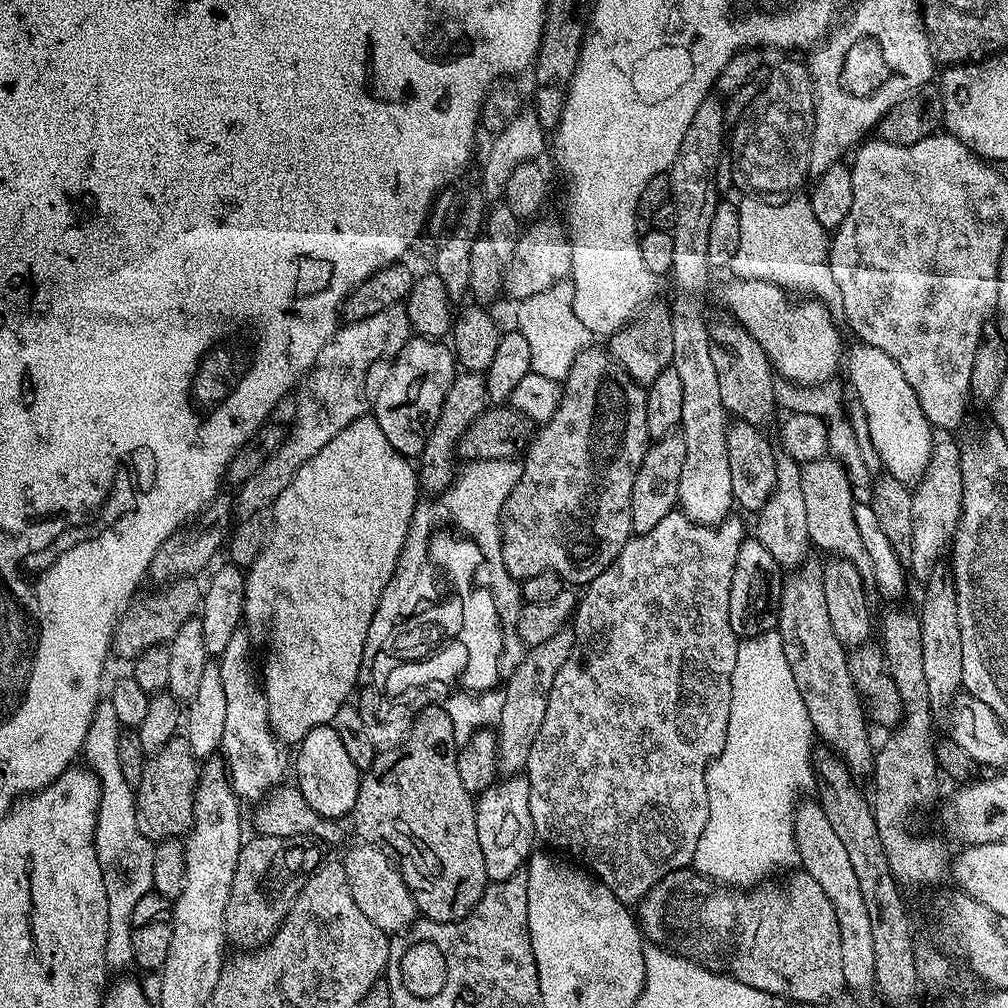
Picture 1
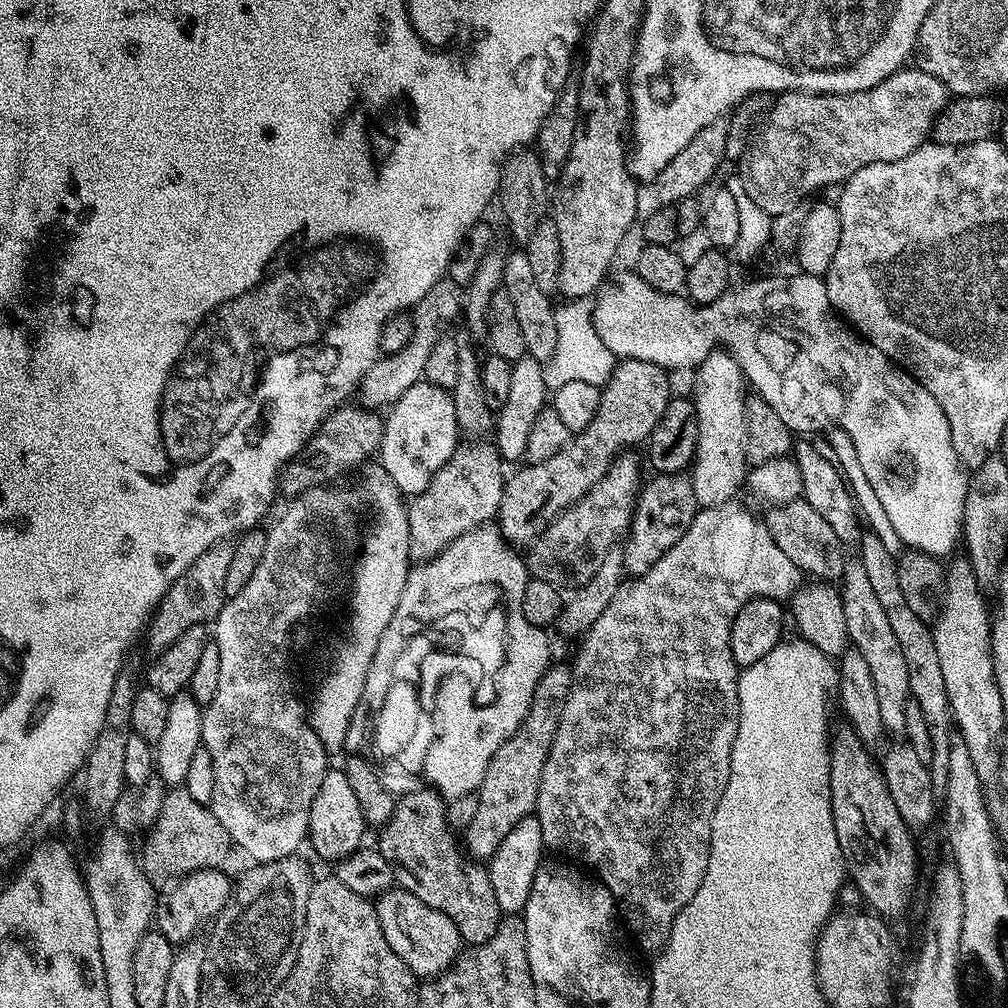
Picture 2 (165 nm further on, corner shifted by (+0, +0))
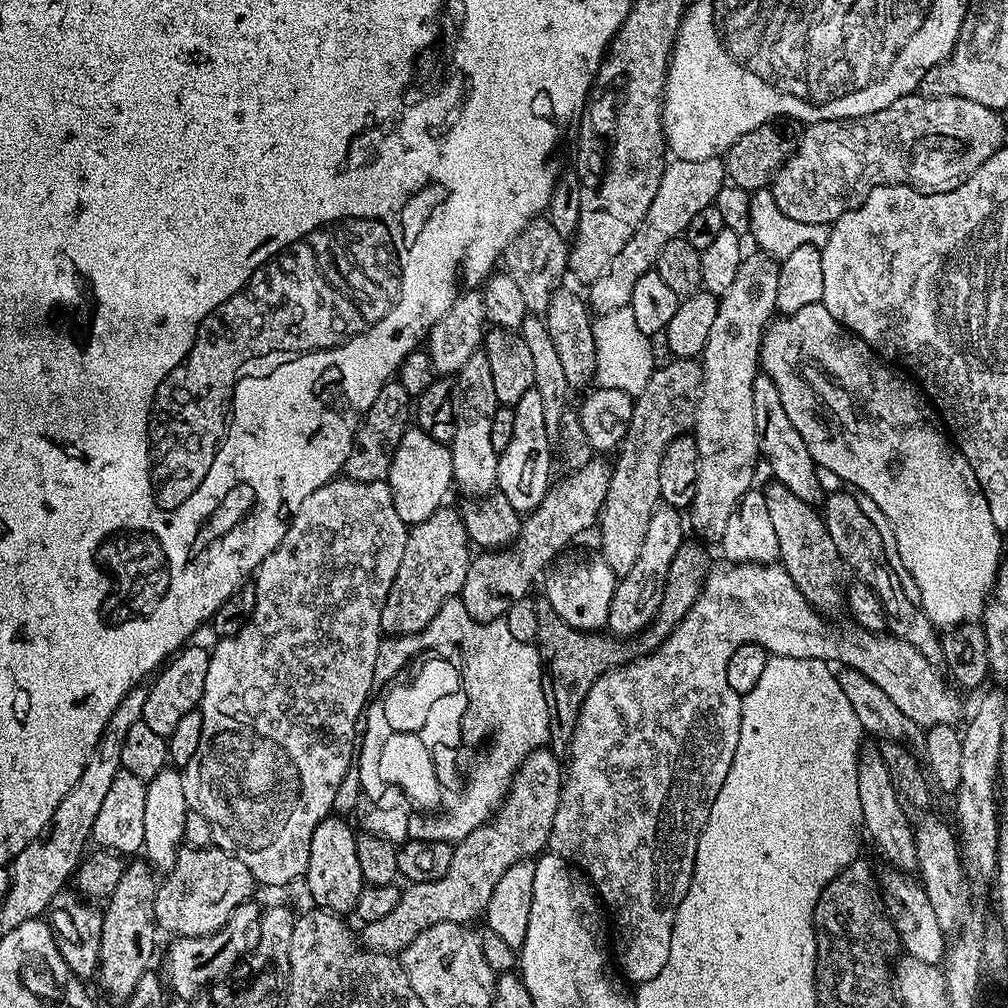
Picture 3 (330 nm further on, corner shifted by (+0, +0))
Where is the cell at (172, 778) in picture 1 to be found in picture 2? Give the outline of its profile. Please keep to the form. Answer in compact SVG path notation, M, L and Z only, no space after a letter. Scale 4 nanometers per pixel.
M182 786L165 791L162 810L158 810L158 818L147 829L145 836L148 837L144 840L144 856L142 854L139 857L139 863L156 890L163 889L169 882L175 882L191 872L203 868L220 868L230 849L228 831L222 822L218 822L211 807L194 802L194 798L190 798Z

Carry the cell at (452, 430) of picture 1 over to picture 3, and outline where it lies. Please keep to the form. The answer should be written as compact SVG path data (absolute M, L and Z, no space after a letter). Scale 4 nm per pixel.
M441 506L426 522L411 525L406 550L402 553L402 562L398 566L398 574L394 574L394 582L390 586L390 594L386 594L386 602L382 606L381 633L385 637L409 636L415 632L421 632L442 610L447 600L459 597L462 586L466 582L468 566L472 562L473 553L468 552L470 541L468 531L464 529L464 522L459 511Z

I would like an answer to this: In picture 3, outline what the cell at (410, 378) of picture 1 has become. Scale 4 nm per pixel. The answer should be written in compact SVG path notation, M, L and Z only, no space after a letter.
M409 426L406 434L402 434L402 442L398 442L398 450L394 450L394 462L388 471L386 481L392 491L394 498L394 510L398 510L398 518L409 526L426 522L430 514L434 514L445 503L448 491L453 491L454 481L452 479L452 450L449 445L430 438L430 434L423 432L419 426Z

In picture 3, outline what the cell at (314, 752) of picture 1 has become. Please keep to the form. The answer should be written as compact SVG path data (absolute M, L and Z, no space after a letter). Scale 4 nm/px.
M330 814L314 830L314 838L310 842L310 862L306 873L308 892L312 895L312 904L337 914L348 914L353 911L360 897L360 892L366 887L362 878L362 866L358 866L358 850L356 849L357 833L347 824L348 820L339 815Z

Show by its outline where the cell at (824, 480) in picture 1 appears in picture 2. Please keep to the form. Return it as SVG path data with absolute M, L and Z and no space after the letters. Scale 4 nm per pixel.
M858 562L845 563L844 575L838 587L842 606L846 610L848 639L855 651L860 652L870 666L885 733L903 733L906 726L907 704L912 700L910 673L906 671L906 657L902 654L902 646L898 646L898 638L890 626L890 618L886 618L886 610L882 610L882 605L874 594L874 586L870 586L866 566Z

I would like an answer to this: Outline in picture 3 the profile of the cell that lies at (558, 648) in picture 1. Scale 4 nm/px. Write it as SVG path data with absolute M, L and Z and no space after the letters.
M547 747L531 752L517 767L508 795L492 819L466 834L466 838L453 847L450 870L434 882L408 884L401 891L398 906L394 906L386 918L363 925L363 947L369 952L399 954L422 934L422 930L438 922L467 925L475 916L483 917L490 894L494 894L494 886L498 886L498 878L518 862L532 860L548 848L564 778L562 760L557 753Z

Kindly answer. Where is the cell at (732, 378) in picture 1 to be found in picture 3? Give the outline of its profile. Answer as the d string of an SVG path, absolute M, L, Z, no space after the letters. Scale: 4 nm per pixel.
M775 482L764 492L763 511L770 514L774 522L774 534L778 534L779 563L794 578L798 590L807 598L809 604L825 617L832 618L835 612L844 612L846 592L840 589L840 568L842 561L830 538L828 522L813 505L802 502L798 494L790 494L786 486Z

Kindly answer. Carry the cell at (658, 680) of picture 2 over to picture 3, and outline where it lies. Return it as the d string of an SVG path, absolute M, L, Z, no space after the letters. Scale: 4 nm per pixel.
M724 562L721 565L721 568L713 567L709 571L708 577L704 580L704 589L698 594L698 602L694 602L694 606L690 606L690 610L682 618L682 622L678 622L674 631L666 639L655 645L656 649L653 652L648 652L645 656L638 657L637 660L635 658L629 659L618 667L611 668L606 674L602 674L598 678L598 682L594 682L594 686L590 688L590 694L586 694L578 714L578 726L574 730L572 742L566 753L566 775L560 791L558 814L554 814L554 826L550 830L550 838L548 839L548 848L554 854L558 854L570 861L571 864L576 865L592 881L603 907L610 917L611 927L612 924L616 927L614 940L615 943L617 940L620 945L617 948L615 945L614 948L615 963L618 965L623 979L636 986L650 982L650 978L662 974L662 966L666 966L666 958L670 958L670 934L674 930L674 918L678 906L682 902L682 898L686 898L686 890L690 890L694 858L698 850L698 838L710 818L710 806L714 806L714 798L718 798L718 790L722 790L722 782L726 782L726 774L730 774L730 762L734 762L734 750L738 750L738 734L742 726L742 696L734 692L726 678L726 668L734 650L744 644L760 644L765 651L773 656L814 658L815 660L835 662L837 665L840 663L840 666L844 668L858 670L862 674L866 674L866 678L870 678L870 682L874 682L874 686L878 686L878 690L882 690L882 694L886 694L886 698L890 698L890 702L894 702L894 706L898 706L898 710L902 710L902 714L906 714L906 718L910 718L925 730L939 724L959 725L965 715L964 704L960 701L959 696L961 693L947 679L944 681L940 677L941 669L930 666L930 662L926 662L926 658L922 658L922 654L914 646L910 646L910 642L902 642L891 634L871 632L855 622L844 625L832 624L836 622L829 622L809 604L807 598L802 594L802 590L798 590L794 578L790 578L790 574L779 562L770 564Z

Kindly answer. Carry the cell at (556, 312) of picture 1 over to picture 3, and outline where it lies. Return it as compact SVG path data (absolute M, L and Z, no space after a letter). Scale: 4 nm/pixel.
M631 307L599 315L593 319L592 333L596 351L595 383L601 388L622 390L633 398L639 396L642 390L646 390L646 382L650 382L656 371L658 359L652 353L653 341L642 334L642 330L638 330L638 322L634 319Z

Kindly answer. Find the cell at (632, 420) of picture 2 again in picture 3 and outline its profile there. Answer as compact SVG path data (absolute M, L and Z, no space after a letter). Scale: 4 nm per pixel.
M593 462L568 475L572 476L566 477L557 488L556 485L549 487L540 505L523 517L520 534L511 550L484 550L473 555L466 582L458 597L466 606L470 618L481 622L503 620L514 602L525 599L531 593L528 591L536 575L538 580L575 536L582 535L591 524L593 527L599 521L608 493L609 469L604 469L599 462Z

